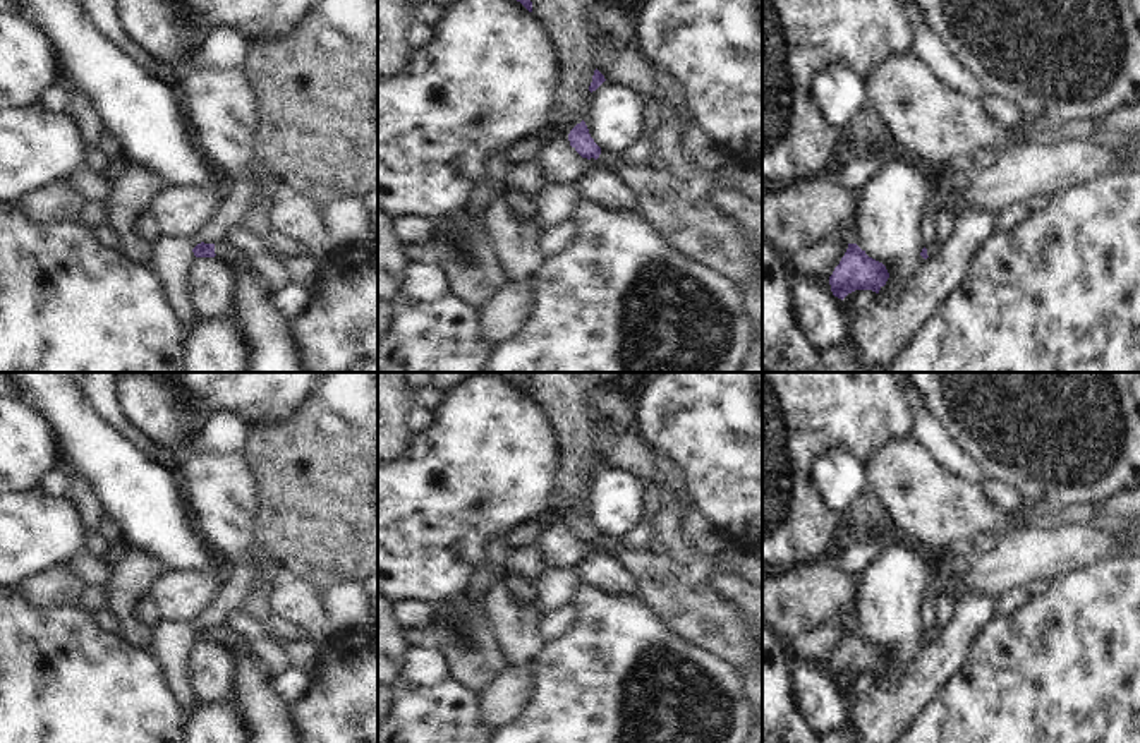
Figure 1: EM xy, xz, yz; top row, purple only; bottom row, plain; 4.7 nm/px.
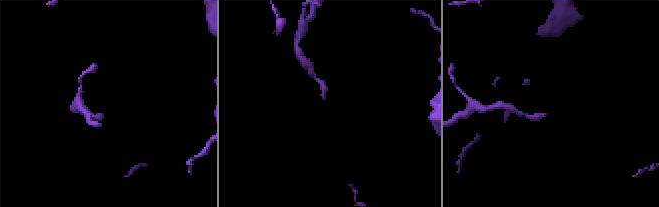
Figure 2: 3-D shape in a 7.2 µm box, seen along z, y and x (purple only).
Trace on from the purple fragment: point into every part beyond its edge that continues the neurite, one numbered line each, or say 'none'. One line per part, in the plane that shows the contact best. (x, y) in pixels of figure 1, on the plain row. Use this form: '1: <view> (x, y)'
1: xy (224, 635)

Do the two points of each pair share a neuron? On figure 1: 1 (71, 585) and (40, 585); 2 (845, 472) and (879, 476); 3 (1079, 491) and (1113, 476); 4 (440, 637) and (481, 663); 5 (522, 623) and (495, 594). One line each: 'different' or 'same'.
1: same
2: different
3: same
4: same
5: same

